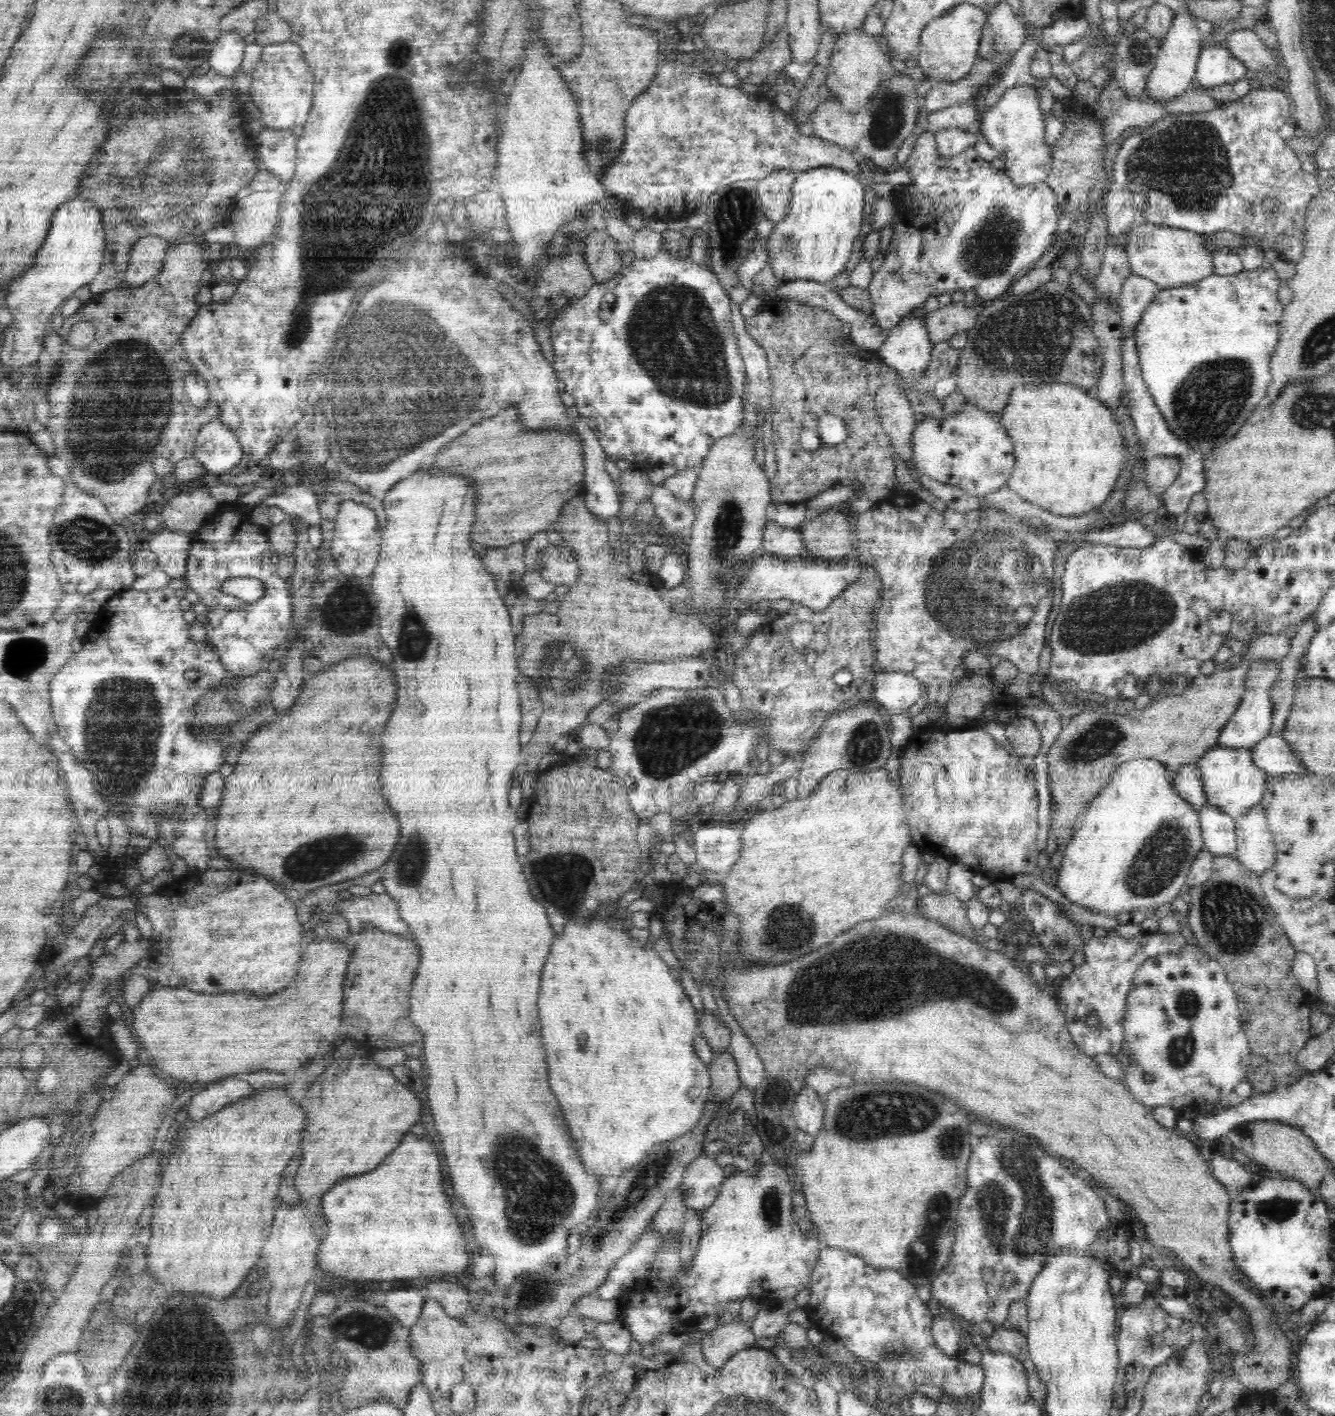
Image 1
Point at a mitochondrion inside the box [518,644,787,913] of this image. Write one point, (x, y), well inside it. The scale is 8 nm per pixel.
(668, 740)

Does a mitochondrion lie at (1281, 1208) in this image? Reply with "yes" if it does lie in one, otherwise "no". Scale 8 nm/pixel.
yes

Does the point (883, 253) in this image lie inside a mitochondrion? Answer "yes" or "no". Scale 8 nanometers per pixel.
no

